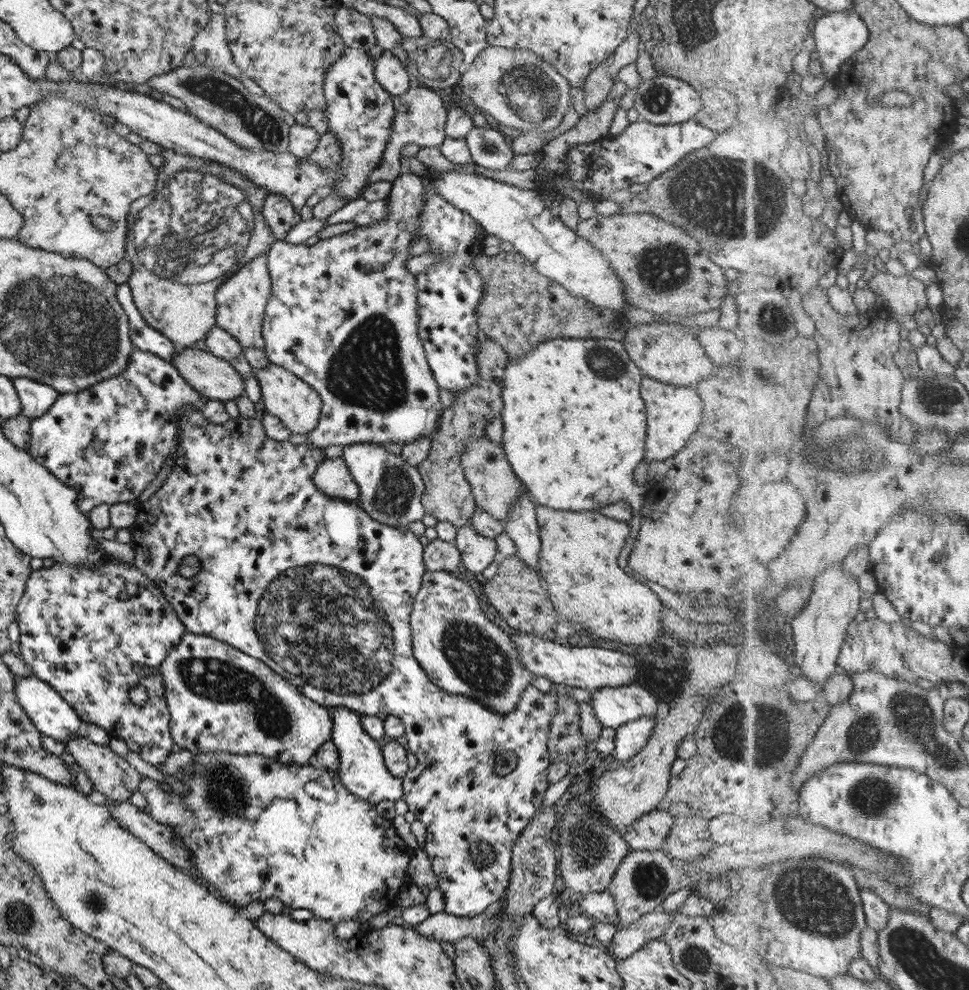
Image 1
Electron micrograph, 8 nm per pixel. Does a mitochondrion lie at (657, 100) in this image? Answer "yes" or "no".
yes

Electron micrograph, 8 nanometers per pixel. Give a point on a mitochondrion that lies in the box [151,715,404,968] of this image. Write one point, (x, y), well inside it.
(226, 791)

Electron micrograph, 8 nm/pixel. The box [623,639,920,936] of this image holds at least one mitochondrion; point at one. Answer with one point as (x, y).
(755, 736)

